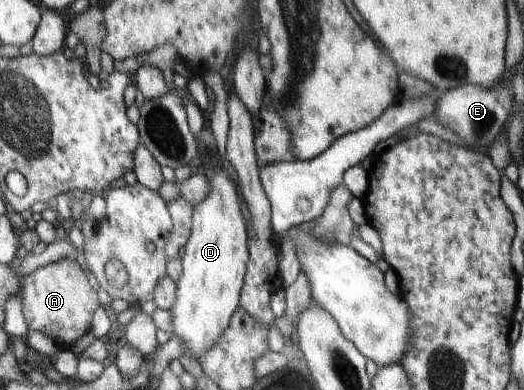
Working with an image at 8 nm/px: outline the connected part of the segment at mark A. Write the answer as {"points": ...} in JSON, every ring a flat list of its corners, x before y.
{"points":[[60,261,20,278,19,294,27,327,48,335,60,349,70,349,91,331,92,315,100,307,97,293,80,267,77,261]]}

